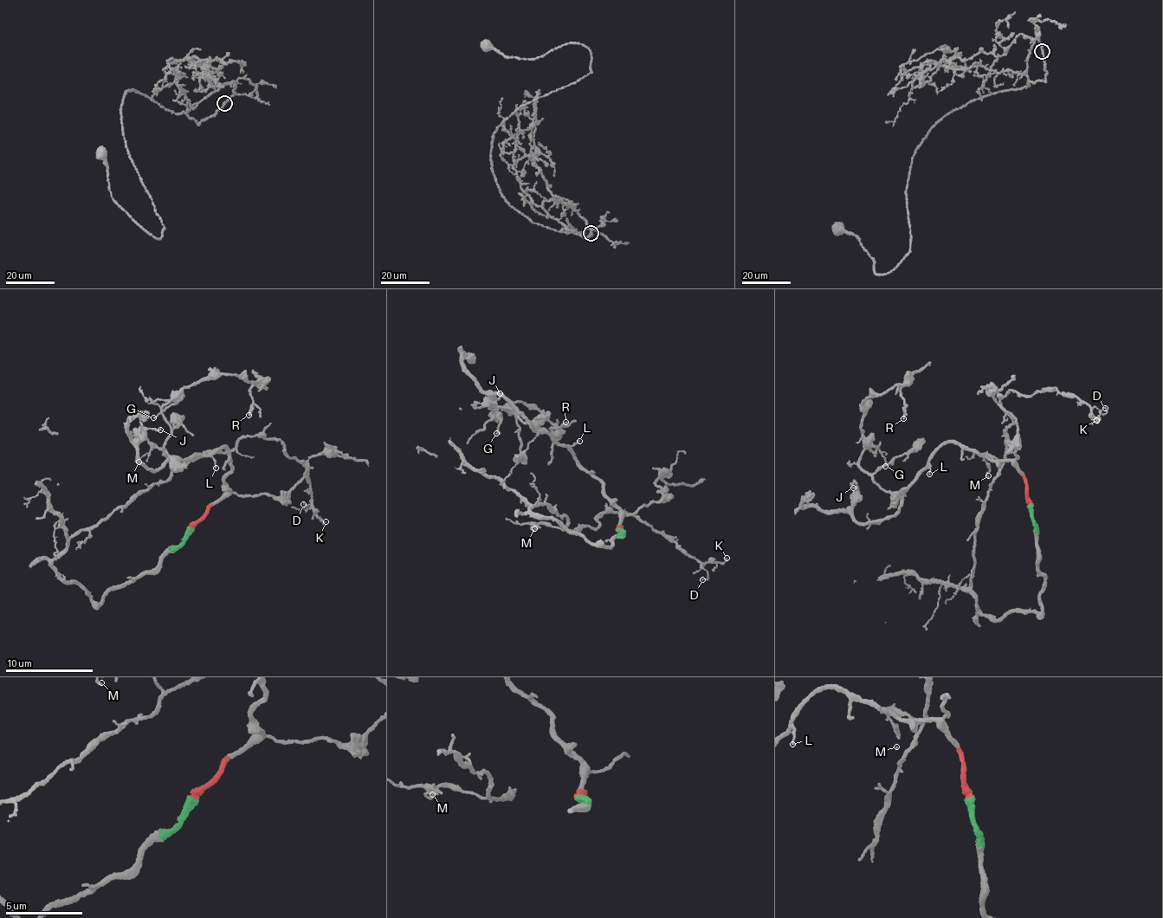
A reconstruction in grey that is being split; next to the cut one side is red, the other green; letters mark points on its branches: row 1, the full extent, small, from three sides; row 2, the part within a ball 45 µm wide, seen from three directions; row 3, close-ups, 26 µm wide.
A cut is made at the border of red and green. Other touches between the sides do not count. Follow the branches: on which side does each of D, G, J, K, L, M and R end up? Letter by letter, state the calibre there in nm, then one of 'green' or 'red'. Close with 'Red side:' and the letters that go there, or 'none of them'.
D: 100 nm thick; green
G: 120 nm thick; red
J: 160 nm thick; red
K: 180 nm thick; green
L: 130 nm thick; red
M: 110 nm thick; green
R: 200 nm thick; red
Red side: G, J, L, R

